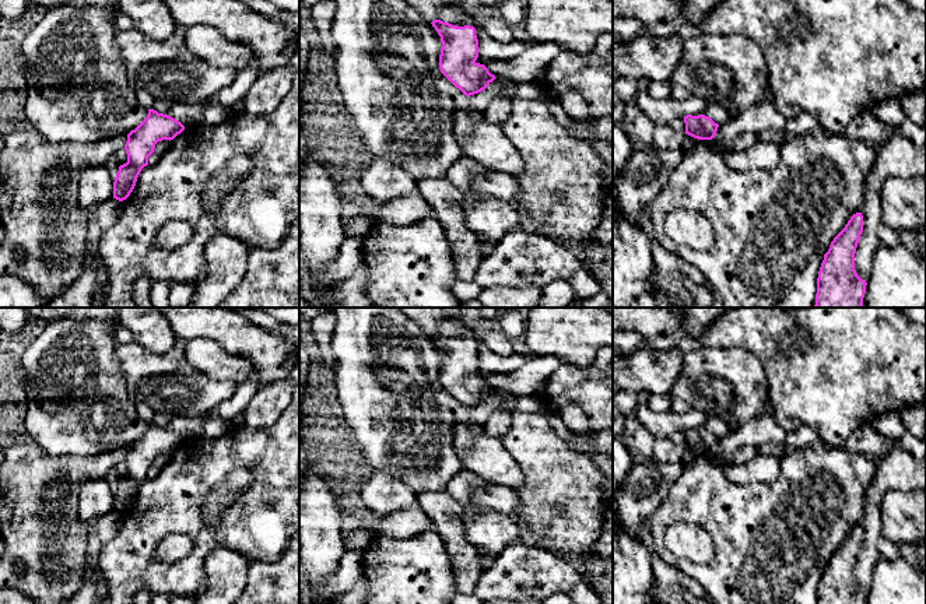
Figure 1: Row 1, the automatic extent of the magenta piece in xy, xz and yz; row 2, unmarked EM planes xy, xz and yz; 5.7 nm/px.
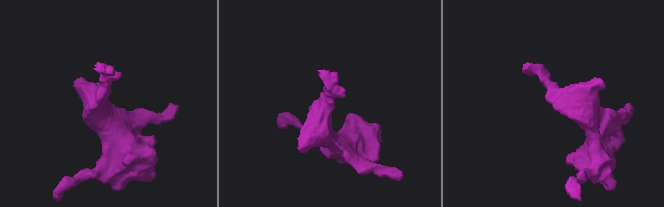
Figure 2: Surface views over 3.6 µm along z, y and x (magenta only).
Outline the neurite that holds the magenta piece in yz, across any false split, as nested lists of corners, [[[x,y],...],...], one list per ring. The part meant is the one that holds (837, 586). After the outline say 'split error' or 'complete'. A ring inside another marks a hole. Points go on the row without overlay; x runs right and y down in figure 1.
[[[856,526],[834,551],[821,576],[817,604],[866,604],[867,596],[855,583],[855,566],[863,545],[863,528]]] | complete

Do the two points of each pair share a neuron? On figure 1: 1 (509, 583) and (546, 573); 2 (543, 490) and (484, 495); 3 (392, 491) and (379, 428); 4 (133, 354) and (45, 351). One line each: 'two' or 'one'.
1: one
2: two
3: two
4: two

